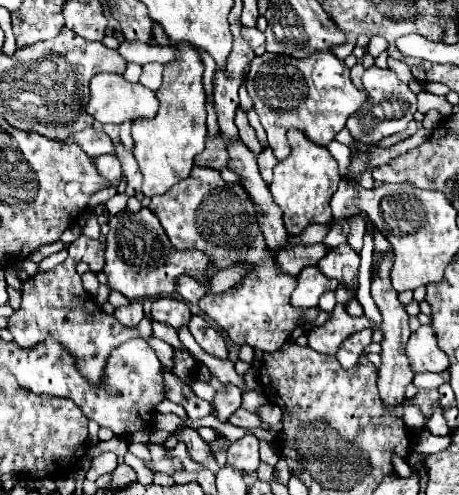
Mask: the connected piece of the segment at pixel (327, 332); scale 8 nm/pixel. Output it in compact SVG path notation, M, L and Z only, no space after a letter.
M344 287L336 289L336 299L338 299L338 303L332 311L330 321L326 321L322 327L314 327L308 335L308 345L318 353L334 355L348 335L362 331L366 327L376 329L368 317L350 317L344 311L344 305L352 299L352 295Z

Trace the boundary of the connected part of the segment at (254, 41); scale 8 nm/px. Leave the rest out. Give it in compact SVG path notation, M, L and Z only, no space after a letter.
M242 27L242 37L256 49L264 45L264 33L260 33L256 27Z

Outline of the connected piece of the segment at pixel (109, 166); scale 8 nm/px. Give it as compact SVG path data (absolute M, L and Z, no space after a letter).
M102 155L94 159L94 165L98 169L98 173L108 179L108 181L116 181L118 177L122 177L122 167L116 155Z

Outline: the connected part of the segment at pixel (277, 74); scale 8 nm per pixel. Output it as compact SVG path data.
M330 51L312 53L302 61L274 53L258 55L250 63L246 87L278 161L288 157L288 129L300 129L312 143L326 147L344 127L348 115L358 111L366 101L366 95L352 85L350 69Z

